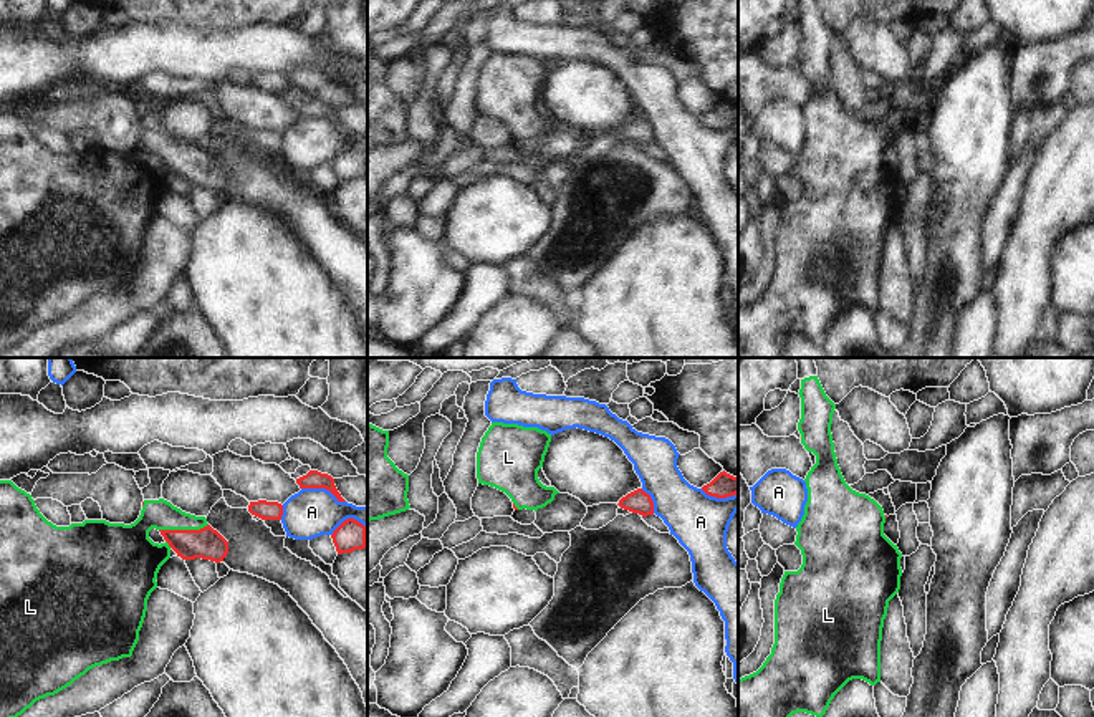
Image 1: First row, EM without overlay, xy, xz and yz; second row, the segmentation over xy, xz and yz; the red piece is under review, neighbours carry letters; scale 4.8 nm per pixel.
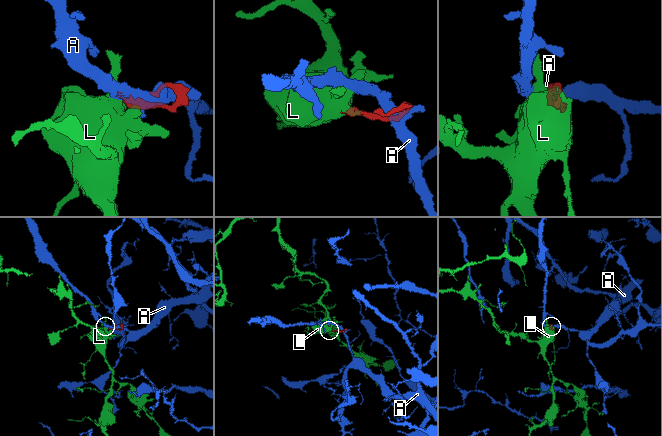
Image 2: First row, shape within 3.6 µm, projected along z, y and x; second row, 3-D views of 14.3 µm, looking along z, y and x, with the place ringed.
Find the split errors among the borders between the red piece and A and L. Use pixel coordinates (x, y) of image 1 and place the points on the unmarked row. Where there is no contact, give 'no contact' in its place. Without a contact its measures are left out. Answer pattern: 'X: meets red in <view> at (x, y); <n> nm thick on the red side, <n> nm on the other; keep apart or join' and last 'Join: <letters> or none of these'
A: meets red in xy at (323, 116); 90 nm thick on the red side, 240 nm on the other; keep apart
L: meets red in xy at (182, 159); 160 nm thick on the red side, 220 nm on the other; join
Join: L

